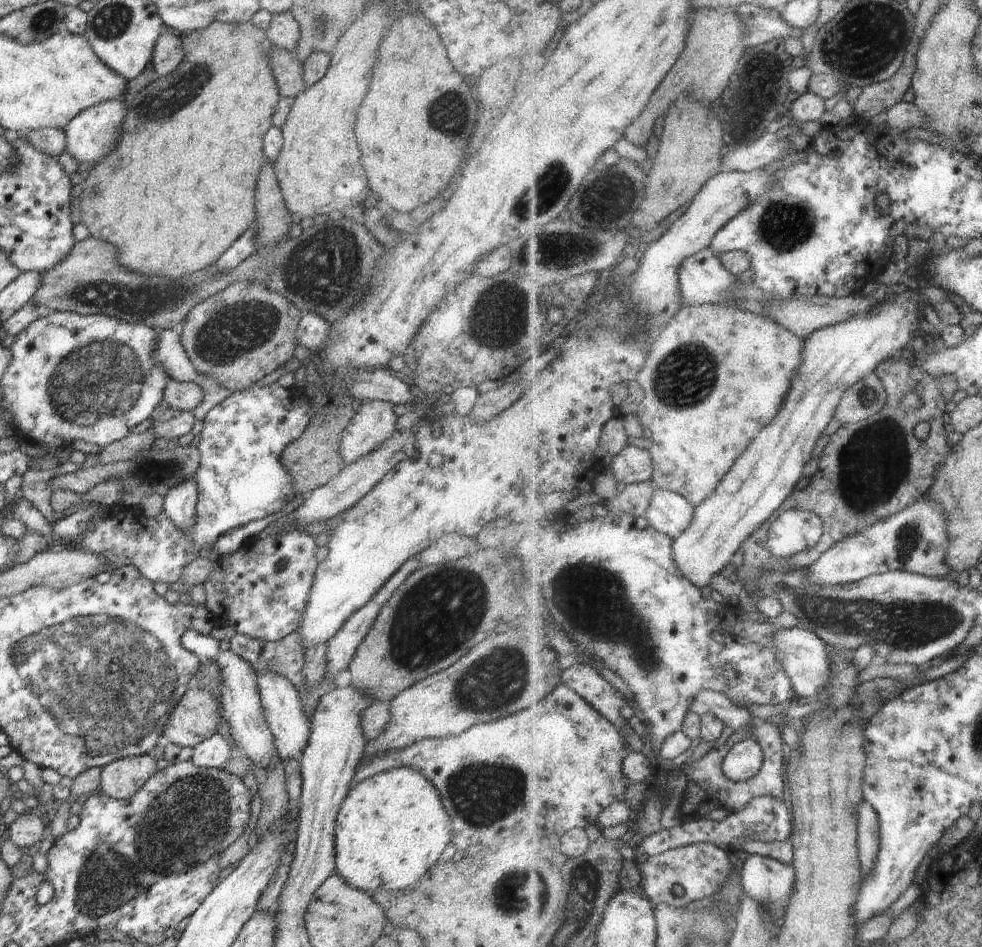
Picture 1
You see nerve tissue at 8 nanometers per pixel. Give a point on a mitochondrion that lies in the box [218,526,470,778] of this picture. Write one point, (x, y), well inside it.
(282, 563)

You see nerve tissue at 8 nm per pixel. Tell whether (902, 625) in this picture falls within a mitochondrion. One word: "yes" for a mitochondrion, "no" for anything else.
yes

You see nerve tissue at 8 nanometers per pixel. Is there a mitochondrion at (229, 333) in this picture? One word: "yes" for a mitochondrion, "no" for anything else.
yes

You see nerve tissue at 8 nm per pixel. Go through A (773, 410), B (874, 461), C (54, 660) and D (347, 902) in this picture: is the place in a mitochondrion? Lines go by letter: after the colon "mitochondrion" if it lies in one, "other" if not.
A: other
B: mitochondrion
C: mitochondrion
D: other

